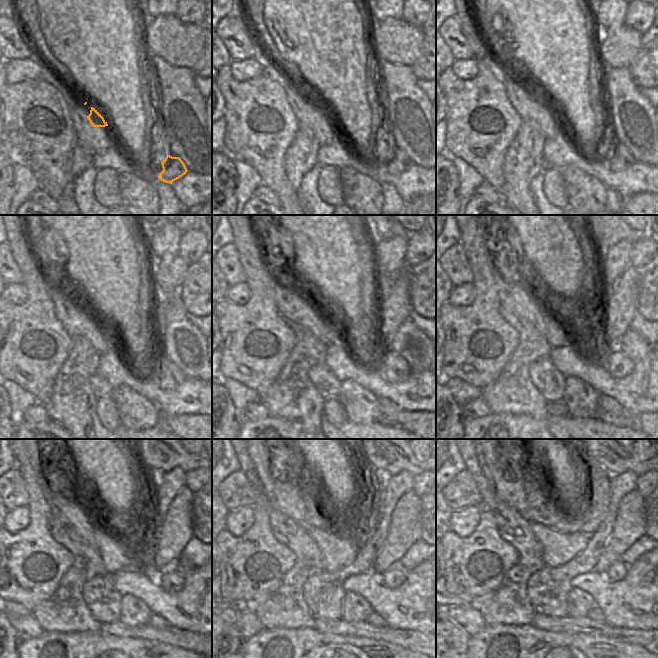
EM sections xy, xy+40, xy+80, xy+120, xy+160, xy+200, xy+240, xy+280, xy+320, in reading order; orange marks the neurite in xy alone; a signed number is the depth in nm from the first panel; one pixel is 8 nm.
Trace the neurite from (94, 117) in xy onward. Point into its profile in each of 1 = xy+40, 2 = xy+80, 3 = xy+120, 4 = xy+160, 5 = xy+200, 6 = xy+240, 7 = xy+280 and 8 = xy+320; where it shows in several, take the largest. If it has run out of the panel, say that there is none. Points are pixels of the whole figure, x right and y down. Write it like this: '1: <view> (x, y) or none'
1: xy+40 (322, 118)
2: xy+80 (546, 117)
3: xy+120 (102, 338)
4: xy+160 (330, 333)
5: xy+200 (559, 331)
6: xy+240 (115, 551)
7: xy+280 (338, 550)
8: xy+320 (558, 548)

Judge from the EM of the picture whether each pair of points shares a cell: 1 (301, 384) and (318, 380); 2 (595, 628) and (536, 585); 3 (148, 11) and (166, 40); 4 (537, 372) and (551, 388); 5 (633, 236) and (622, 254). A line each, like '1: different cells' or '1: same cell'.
1: different cells
2: different cells
3: different cells
4: same cell
5: different cells

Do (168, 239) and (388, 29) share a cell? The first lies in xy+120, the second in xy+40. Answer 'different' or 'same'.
different

